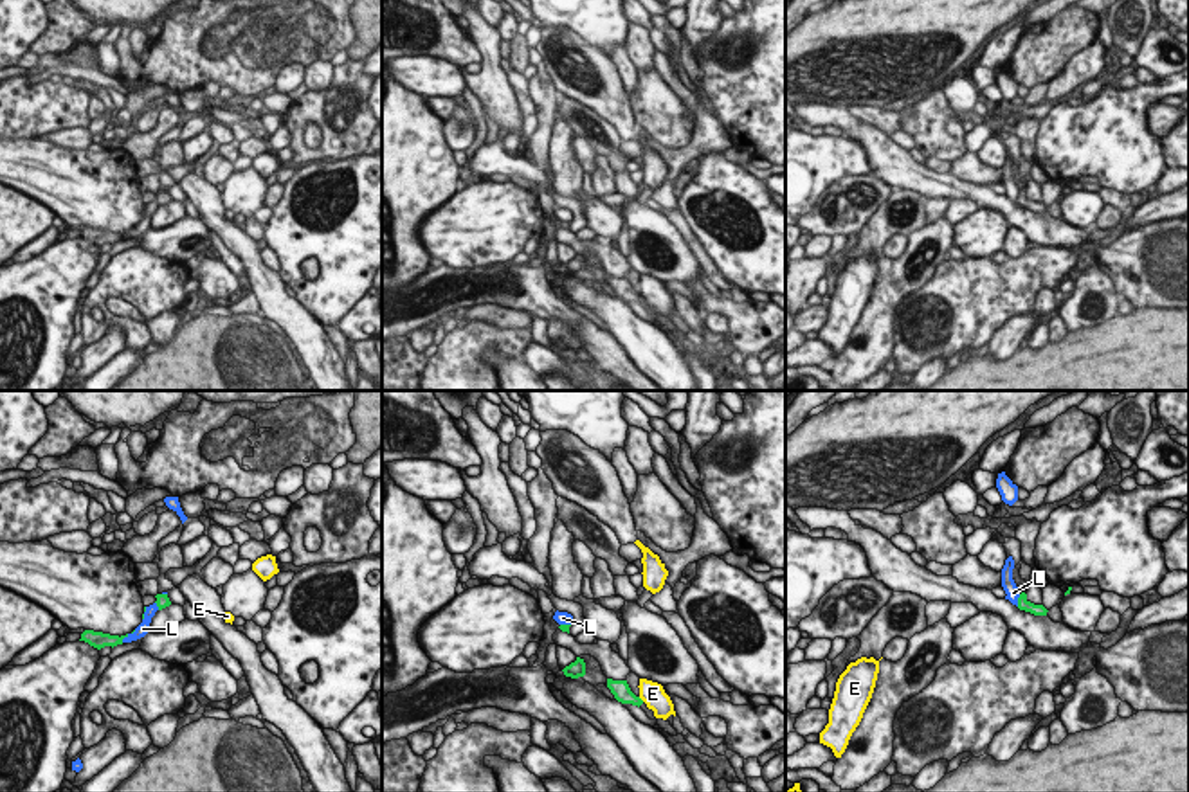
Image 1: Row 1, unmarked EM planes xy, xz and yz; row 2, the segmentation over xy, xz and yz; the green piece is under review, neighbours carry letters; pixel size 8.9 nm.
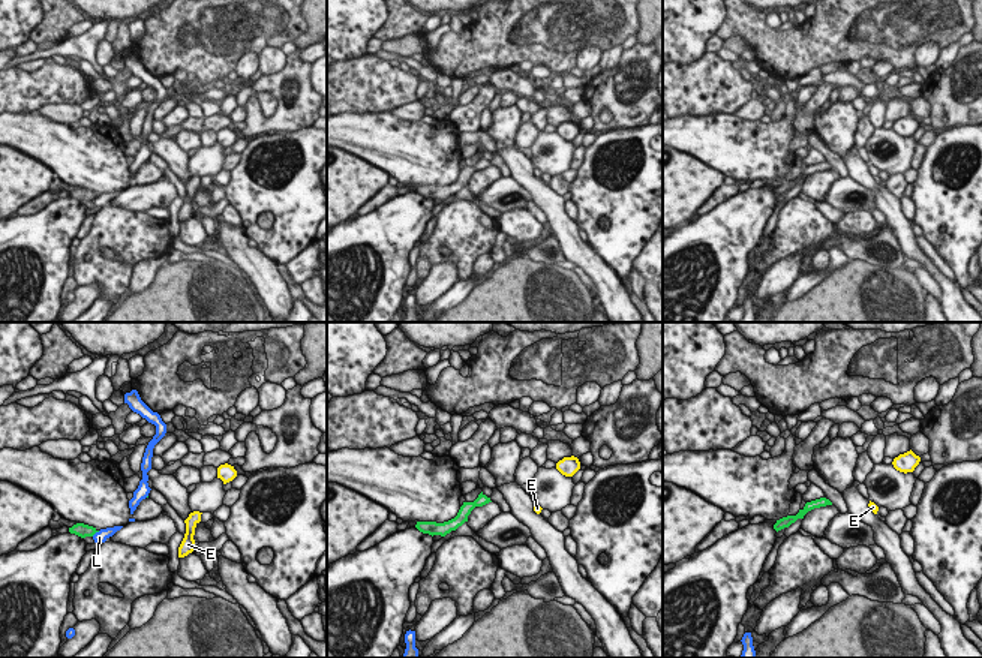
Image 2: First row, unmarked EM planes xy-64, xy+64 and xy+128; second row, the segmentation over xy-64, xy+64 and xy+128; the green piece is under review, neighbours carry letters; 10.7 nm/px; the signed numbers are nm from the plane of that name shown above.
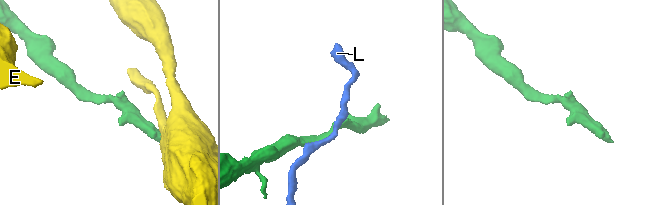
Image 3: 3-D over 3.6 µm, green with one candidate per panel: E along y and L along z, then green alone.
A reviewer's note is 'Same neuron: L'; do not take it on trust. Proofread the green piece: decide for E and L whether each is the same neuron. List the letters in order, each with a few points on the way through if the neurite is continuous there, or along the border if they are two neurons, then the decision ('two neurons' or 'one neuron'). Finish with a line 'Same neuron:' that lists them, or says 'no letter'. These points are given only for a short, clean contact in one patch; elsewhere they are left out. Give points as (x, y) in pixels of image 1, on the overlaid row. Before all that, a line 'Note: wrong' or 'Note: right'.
Note: wrong
E: border along xz (638, 697), (644, 701); two neurons
L: two neurons
Same neuron: no letter

